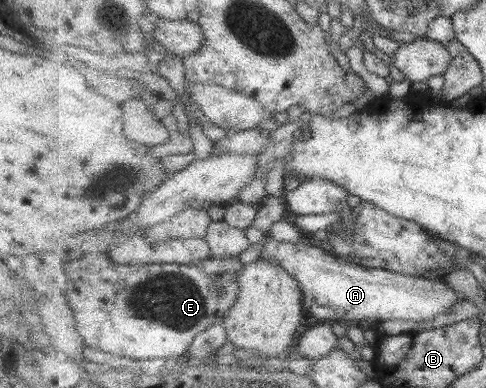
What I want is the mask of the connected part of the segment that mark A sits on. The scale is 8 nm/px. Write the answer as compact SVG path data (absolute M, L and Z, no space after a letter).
M269 239L264 242L260 258L268 258L287 269L300 282L306 313L327 322L371 317L377 322L388 319L426 322L451 312L458 302L466 301L444 281L356 265L306 241L294 244Z

